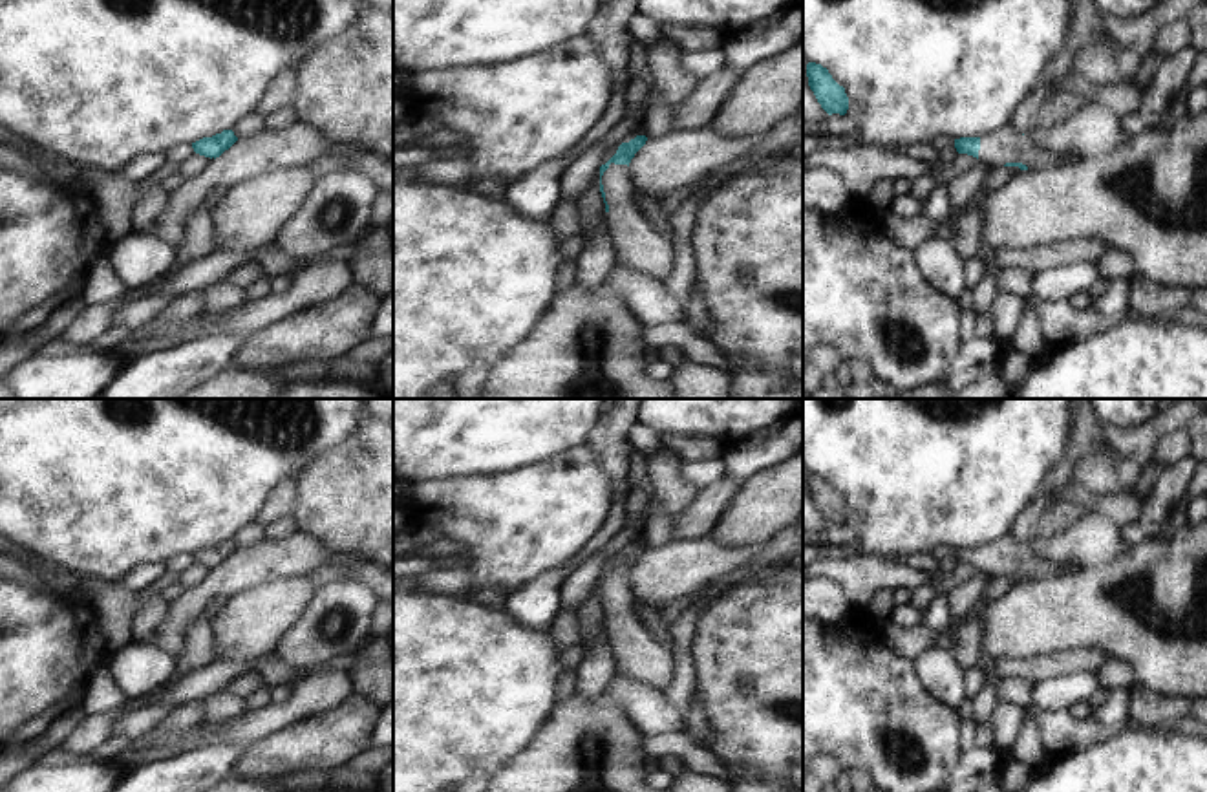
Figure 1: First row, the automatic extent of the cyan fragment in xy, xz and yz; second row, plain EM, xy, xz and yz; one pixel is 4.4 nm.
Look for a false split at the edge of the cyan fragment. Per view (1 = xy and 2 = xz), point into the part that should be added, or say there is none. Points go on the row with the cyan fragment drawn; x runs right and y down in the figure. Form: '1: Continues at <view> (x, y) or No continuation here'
1: No continuation here
2: Continues at xz (639, 242)

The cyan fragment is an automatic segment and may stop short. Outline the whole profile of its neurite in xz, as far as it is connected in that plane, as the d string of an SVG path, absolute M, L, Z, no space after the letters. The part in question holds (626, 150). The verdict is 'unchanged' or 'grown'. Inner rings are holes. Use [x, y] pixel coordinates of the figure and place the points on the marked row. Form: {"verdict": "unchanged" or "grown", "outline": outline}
{"verdict": "grown", "outline": "M636 135L629 143L622 143L616 154L600 166L600 192L620 260L668 280L675 267L675 249L642 214L635 199L640 185L629 170L631 159L646 141L646 135Z"}

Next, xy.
{"verdict": "unchanged", "outline": "M223 130L221 134L216 134L212 137L203 137L203 139L192 143L192 148L199 155L216 159L225 150L229 150L236 141L238 141L238 137L234 135L232 130Z"}

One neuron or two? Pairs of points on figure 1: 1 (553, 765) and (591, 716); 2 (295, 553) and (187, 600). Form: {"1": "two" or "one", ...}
{"1": "one", "2": "one"}

